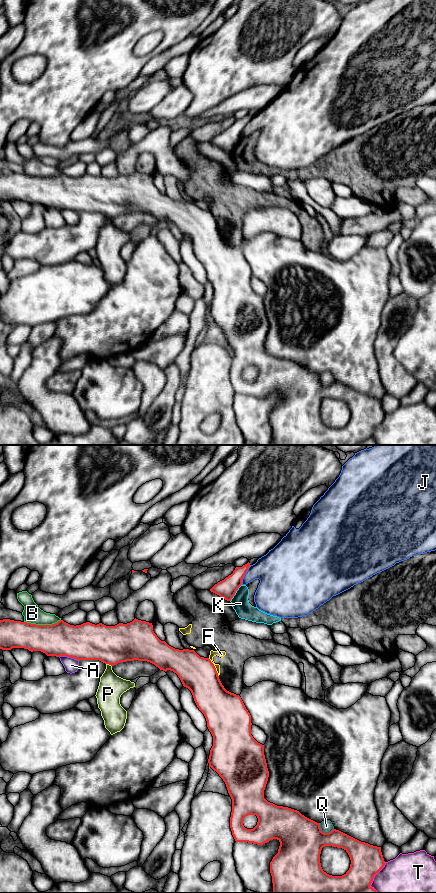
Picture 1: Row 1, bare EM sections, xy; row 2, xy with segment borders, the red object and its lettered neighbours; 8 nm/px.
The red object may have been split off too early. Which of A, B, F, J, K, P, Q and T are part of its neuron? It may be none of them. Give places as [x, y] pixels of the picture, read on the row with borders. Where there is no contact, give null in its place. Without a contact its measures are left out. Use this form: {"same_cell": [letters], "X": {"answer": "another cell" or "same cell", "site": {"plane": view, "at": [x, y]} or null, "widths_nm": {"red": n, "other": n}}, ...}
{"same_cell": [], "A": {"answer": "another cell", "site": {"plane": "xy", "at": [69, 656]}, "widths_nm": {"red": 300, "other": 120}}, "B": {"answer": "another cell", "site": {"plane": "xy", "at": [42, 625]}, "widths_nm": {"red": 280, "other": 150}}, "F": {"answer": "another cell", "site": {"plane": "xy", "at": [214, 667]}, "widths_nm": {"red": 280, "other": 50}}, "J": {"answer": "another cell", "site": {"plane": "xy", "at": [244, 574]}, "widths_nm": {"red": 150, "other": 300}}, "K": {"answer": "another cell", "site": {"plane": "xy", "at": [235, 592]}, "widths_nm": {"red": 150, "other": 140}}, "P": {"answer": "another cell", "site": {"plane": "xy", "at": [109, 664]}, "widths_nm": {"red": 300, "other": 200}}, "Q": {"answer": "another cell", "site": {"plane": "xy", "at": [323, 832]}, "widths_nm": {"red": 360, "other": 100}}, "T": {"answer": "another cell", "site": {"plane": "xy", "at": [373, 877]}, "widths_nm": {"red": 320, "other": 440}}}

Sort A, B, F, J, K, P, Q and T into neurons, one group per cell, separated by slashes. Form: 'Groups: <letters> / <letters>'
Groups: A / B / F K / J / P / Q / T

